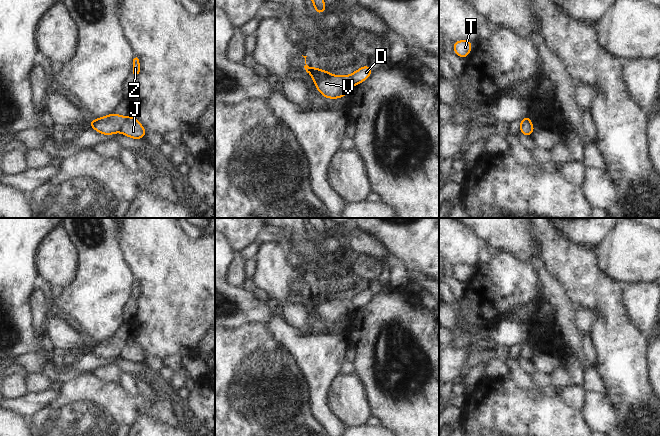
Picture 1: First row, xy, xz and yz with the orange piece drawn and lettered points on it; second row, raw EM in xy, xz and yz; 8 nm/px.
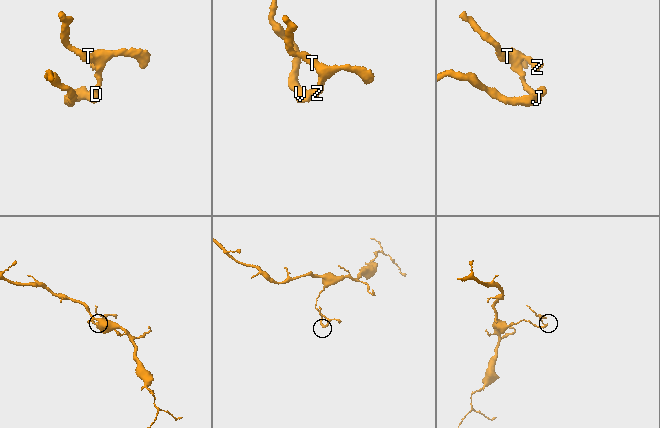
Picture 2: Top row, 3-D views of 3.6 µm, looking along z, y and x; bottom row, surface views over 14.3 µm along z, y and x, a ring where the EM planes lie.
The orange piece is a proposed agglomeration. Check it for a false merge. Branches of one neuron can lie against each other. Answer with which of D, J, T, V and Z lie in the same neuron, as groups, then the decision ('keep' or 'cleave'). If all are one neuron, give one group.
D J T Z / V | cleave

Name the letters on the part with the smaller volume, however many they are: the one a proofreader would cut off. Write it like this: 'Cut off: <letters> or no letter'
Cut off: D, J, T, Z

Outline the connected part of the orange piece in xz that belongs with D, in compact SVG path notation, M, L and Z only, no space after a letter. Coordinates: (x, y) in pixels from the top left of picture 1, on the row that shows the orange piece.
M367 64L357 69L353 73L351 73L347 81L347 84L349 87L354 87L356 85L359 85L360 83L364 82L372 73L373 73L373 70Z

